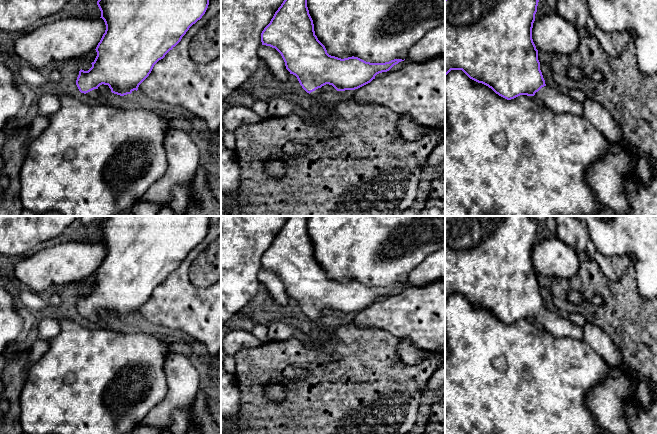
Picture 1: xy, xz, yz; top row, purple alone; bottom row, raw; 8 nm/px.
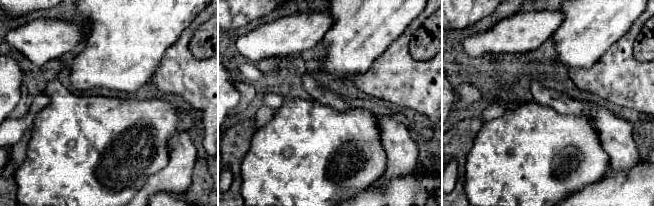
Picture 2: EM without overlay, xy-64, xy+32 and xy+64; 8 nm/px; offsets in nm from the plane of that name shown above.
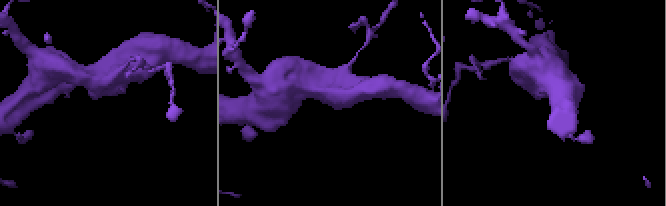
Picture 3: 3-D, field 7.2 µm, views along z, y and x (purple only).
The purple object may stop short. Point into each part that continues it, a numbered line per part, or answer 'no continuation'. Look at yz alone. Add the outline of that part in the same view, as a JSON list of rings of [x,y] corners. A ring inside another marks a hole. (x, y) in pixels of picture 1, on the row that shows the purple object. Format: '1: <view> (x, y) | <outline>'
1: yz (558, 101) | [[[548,86],[542,87],[535,93],[545,106],[557,114],[583,116],[583,104],[569,98],[563,90],[555,90]]]

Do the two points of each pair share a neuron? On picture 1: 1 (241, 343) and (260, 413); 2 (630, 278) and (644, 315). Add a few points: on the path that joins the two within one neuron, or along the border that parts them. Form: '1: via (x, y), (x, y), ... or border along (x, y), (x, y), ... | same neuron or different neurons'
1: border along (266, 343), (260, 346), (240, 349), (233, 356) | different neurons
2: via (630, 287), (630, 301), (635, 306) | same neuron

